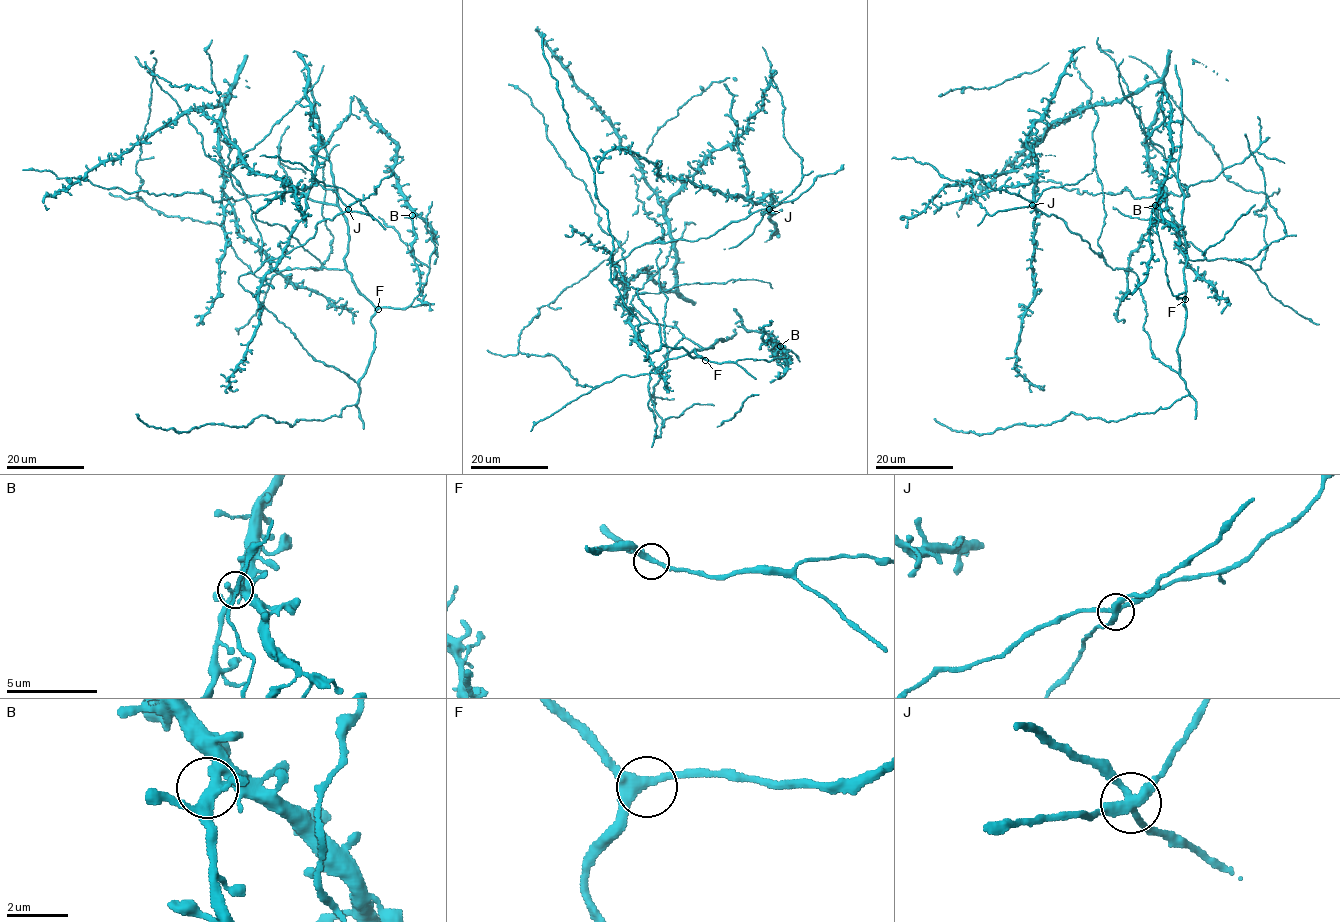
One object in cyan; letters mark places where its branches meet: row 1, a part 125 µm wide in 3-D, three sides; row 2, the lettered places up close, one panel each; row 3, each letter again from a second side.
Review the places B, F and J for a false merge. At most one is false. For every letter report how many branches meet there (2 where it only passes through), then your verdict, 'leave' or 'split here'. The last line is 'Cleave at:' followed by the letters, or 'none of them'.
B: 4 | leave
F: 3 | leave
J: 4 | split here
Cleave at: J

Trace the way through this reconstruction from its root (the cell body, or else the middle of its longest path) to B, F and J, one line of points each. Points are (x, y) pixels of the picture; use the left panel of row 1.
B: (348, 233), (345, 269), (356, 288), (378, 308), (407, 308), (426, 284), (435, 248), (430, 226), (412, 215)
F: (348, 233), (345, 269), (356, 288), (378, 309)
J: (348, 233), (345, 269), (375, 308), (372, 355), (356, 381), (314, 358), (238, 279), (348, 210)

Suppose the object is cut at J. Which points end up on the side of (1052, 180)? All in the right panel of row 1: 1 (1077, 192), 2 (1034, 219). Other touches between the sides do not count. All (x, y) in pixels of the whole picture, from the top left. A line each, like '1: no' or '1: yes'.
1: yes
2: yes

